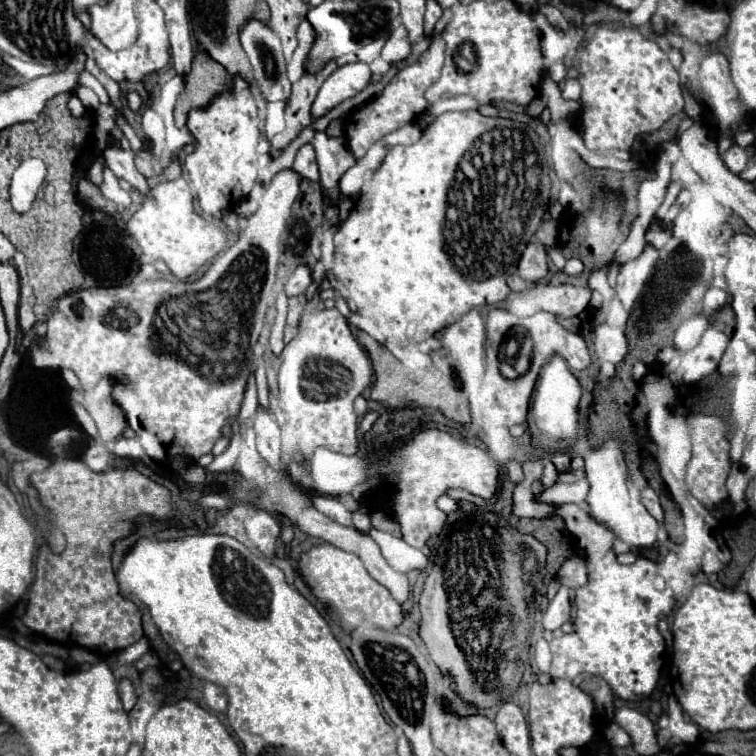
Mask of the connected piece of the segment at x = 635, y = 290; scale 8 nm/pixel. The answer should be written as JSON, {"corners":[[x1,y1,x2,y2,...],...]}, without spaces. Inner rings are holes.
{"corners":[[646,242,644,252,636,260,620,264,616,294,628,312,634,306,634,300,638,298,638,294,642,292,642,286,644,286,646,278,650,276,656,260,658,260,658,250,654,248,654,244]]}

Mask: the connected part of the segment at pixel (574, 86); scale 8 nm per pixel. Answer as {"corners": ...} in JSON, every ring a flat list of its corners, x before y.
{"corners":[[568,78,562,88,562,96,566,100,578,100,580,98,580,82,576,78]]}

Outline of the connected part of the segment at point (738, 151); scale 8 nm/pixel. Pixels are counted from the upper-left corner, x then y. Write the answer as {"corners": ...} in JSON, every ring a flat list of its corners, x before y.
{"corners":[[732,144,732,146,722,154,722,160,724,160,724,164,726,164,734,174,740,174,740,172,746,168,746,164,748,164,748,154,746,154,744,148]]}

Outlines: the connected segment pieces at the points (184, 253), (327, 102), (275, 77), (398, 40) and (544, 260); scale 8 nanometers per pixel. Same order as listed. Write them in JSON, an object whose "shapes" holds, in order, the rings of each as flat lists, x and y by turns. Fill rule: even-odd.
{"shapes":[[[184,178,162,182,152,188,140,210,128,220,126,228,142,248,140,262,164,260,178,280,188,280,224,248,224,232,220,228,212,228,194,212,194,198]],[[356,62,356,64,346,64,340,66,320,88,314,106,312,106,312,114,314,118,326,114,330,108,334,108,336,104,356,96,358,92,362,92,366,88,366,84,370,82,370,68,364,62]],[[248,18,240,30,240,42,264,98,268,102,288,100,290,82,286,78,286,60,274,30,262,20]],[[400,24,392,30,390,38,386,40,384,48,382,48,382,58,388,64,394,64,398,60,404,60,410,54,410,40,408,40,408,32,406,28]],[[528,242,520,262,518,262,518,274,526,282,536,282,544,278,548,272,548,254,546,248,540,242]]]}

